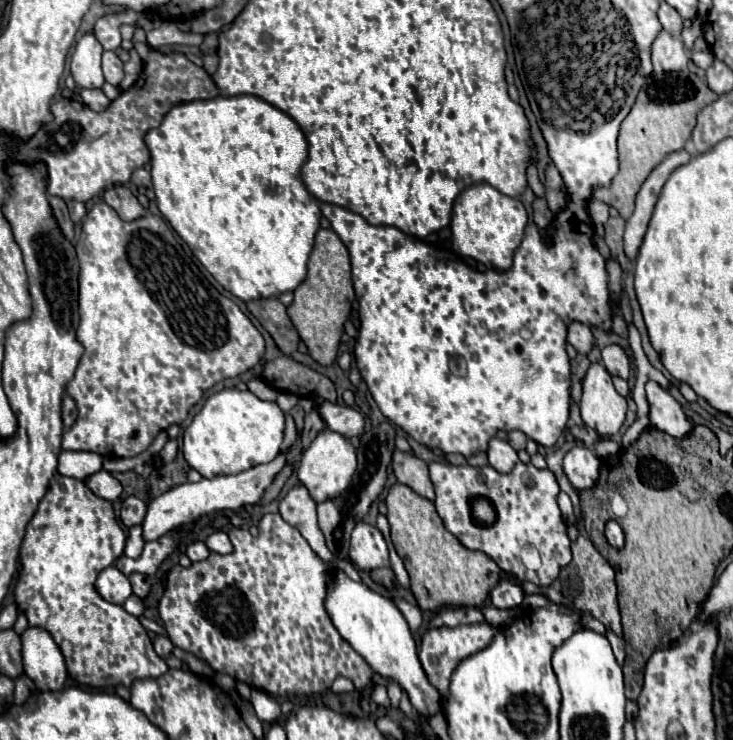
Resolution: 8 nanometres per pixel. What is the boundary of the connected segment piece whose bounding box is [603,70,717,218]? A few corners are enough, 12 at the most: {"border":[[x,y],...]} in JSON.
{"border":[[689,70],[651,76],[619,132],[607,204],[633,214],[645,178],[685,148],[717,96]]}

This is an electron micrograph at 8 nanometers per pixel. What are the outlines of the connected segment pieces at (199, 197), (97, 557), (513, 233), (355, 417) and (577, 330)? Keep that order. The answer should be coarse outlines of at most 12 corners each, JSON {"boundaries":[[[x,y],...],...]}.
{"boundaries":[[[257,96],[147,132],[157,208],[243,302],[307,276],[307,140]],[[57,474],[13,590],[93,688],[169,670],[103,600],[127,536],[111,502]],[[489,184],[453,204],[453,250],[509,270],[529,216]],[[325,402],[321,418],[345,438],[359,436],[365,418],[347,404]],[[569,322],[567,342],[581,354],[593,346],[591,328]]]}

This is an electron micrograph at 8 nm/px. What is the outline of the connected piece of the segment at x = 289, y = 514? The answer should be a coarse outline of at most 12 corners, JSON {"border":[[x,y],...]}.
{"border":[[295,486],[279,514],[309,546],[351,579],[361,581],[352,563],[333,556],[317,524],[317,504],[305,486]]}

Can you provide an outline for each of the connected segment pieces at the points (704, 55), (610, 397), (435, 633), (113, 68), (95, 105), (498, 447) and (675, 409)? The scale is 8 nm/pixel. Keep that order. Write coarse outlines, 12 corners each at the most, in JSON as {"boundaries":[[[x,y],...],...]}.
{"boundaries":[[[711,50],[693,52],[699,68],[709,68],[715,60]],[[603,364],[583,378],[581,418],[601,436],[621,430],[627,400]],[[487,622],[437,628],[419,660],[445,698],[455,668],[489,646]],[[103,52],[103,76],[113,86],[125,72],[115,52]],[[83,90],[85,104],[93,112],[109,106],[103,90]],[[491,438],[489,464],[501,474],[511,472],[517,452],[509,442]],[[657,382],[645,388],[651,426],[675,438],[693,426]]]}

